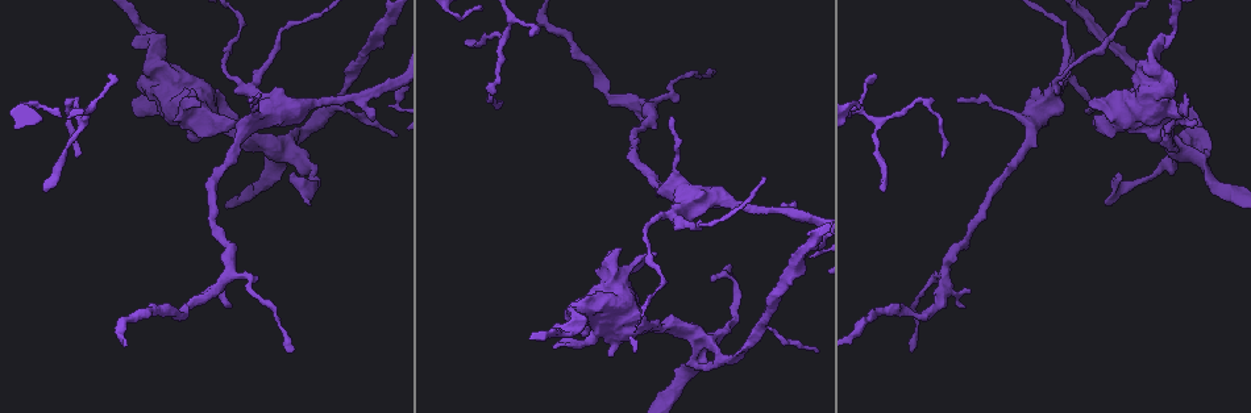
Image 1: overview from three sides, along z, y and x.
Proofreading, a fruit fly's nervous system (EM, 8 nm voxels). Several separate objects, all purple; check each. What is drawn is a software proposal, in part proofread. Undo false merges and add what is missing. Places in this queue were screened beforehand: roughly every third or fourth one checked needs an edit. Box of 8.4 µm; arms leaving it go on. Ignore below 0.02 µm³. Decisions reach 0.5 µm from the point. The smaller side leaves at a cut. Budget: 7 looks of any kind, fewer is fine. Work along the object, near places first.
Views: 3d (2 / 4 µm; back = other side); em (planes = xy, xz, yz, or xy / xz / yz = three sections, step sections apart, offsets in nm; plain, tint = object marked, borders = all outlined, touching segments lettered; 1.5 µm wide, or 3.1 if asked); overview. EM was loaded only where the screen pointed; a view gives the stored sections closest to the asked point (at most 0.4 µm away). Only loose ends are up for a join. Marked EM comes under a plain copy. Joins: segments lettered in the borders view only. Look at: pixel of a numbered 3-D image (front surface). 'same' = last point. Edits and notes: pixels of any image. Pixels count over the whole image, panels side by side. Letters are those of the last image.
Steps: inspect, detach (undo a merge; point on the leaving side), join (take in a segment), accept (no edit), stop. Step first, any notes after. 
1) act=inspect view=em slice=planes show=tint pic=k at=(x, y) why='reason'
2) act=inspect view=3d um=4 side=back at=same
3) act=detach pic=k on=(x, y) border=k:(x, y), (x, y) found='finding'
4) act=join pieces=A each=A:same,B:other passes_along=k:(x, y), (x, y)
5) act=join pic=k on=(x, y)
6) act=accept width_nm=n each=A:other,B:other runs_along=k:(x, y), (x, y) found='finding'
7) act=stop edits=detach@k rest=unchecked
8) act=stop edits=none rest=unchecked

act=inspect view=em slice=planes show=borders pic=1 at=(942, 158) why='an open end'

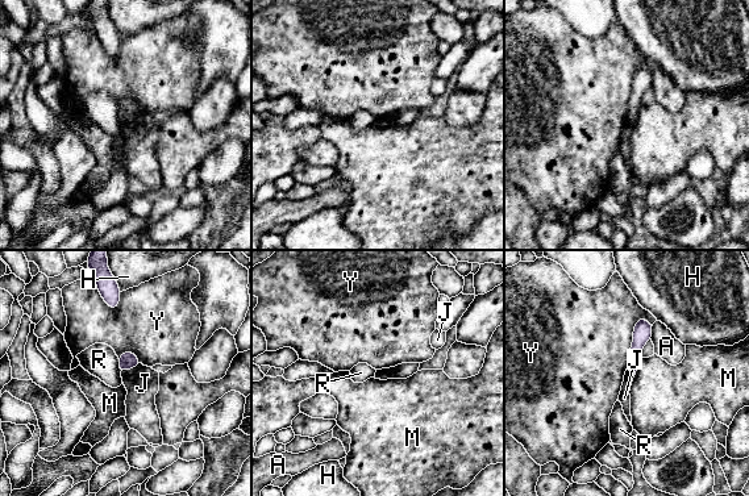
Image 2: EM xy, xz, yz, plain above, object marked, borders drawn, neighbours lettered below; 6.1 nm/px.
act=accept each=A:other,H:other,J:other,M:other,R:other,Y:other found='no lettered segment goes on from it'

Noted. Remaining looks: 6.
act=inspect view=em slice=xy step=4 show=tint pic=1 at=(871, 74)

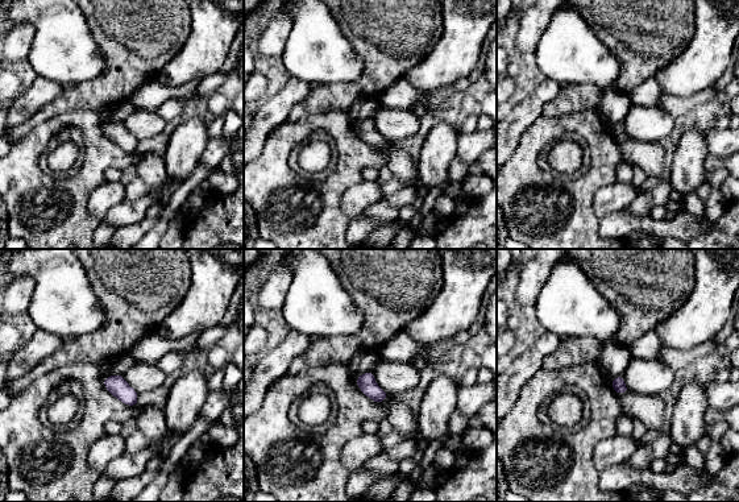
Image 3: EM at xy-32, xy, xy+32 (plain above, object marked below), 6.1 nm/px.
act=inspect view=em slice=planes show=borders at=same

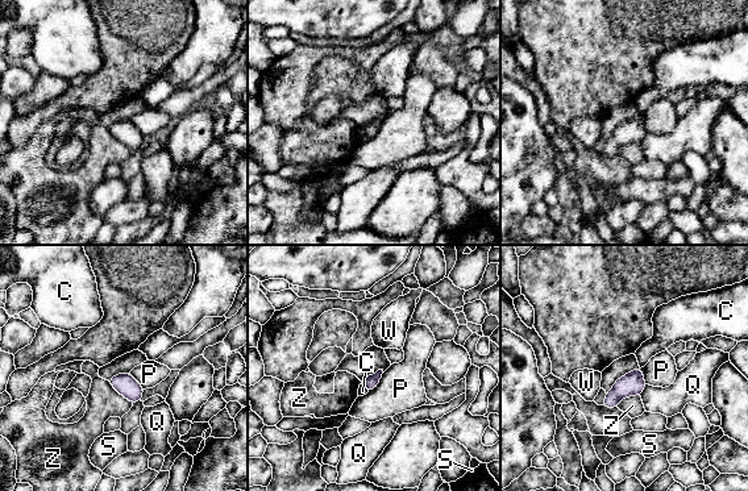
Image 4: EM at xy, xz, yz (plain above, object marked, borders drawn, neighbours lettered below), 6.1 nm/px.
act=accept each=C:other,P:other,Q:other,S:other,W:other,Z:other border=4:(383, 373), (379, 382), (368, 392) found='no lettered segment goes on from it'

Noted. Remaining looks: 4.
act=inspect view=em slice=planes show=borders pic=1 at=(213, 117) why='stops while still wide'

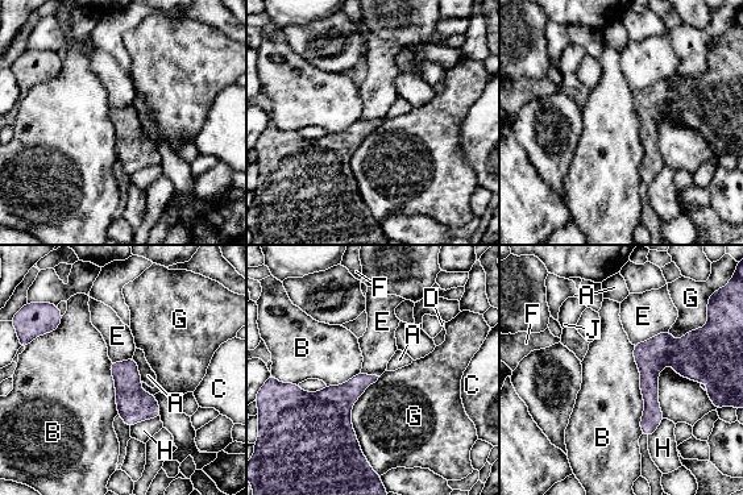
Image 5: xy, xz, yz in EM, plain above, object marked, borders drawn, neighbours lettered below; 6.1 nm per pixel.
act=accept each=A:other,B:other,C:other,D:other,E:other,F:other,G:other,H:other,J:other border=5:(669, 364), (659, 377), (664, 417) found='no lettered segment goes on from it'

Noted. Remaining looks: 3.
act=stop edits=none rest=unchecked

